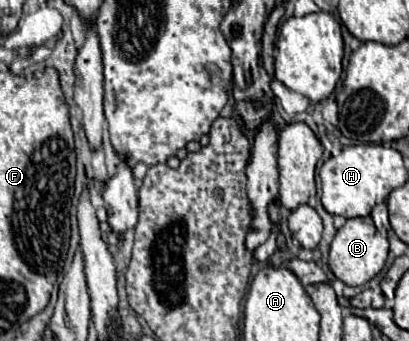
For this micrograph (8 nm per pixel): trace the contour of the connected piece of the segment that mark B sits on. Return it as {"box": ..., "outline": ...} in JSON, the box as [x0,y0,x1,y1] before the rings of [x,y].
{"box":[329,217,389,287],"outline":[[[371,217],[347,219],[347,223],[333,237],[331,253],[329,253],[329,269],[333,271],[333,275],[337,279],[341,279],[349,287],[365,285],[385,267],[387,253],[389,253],[389,241],[385,237],[381,237],[381,233],[375,229]]]}

